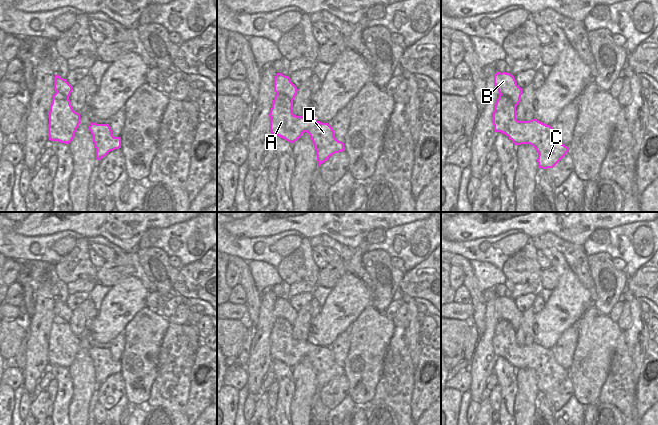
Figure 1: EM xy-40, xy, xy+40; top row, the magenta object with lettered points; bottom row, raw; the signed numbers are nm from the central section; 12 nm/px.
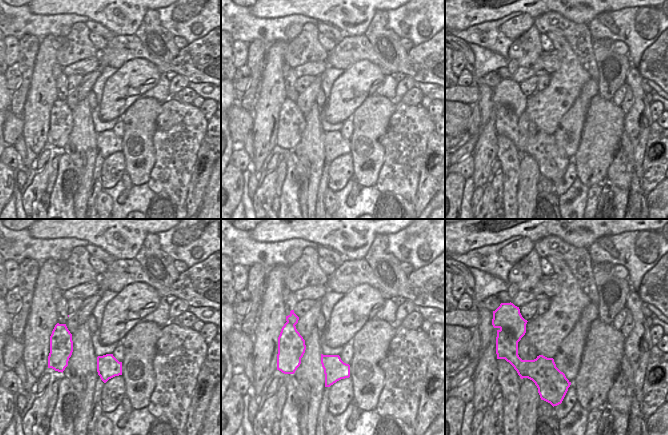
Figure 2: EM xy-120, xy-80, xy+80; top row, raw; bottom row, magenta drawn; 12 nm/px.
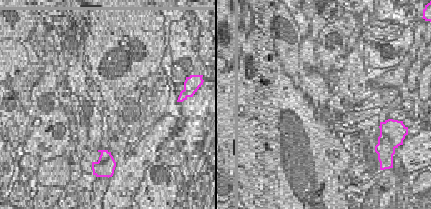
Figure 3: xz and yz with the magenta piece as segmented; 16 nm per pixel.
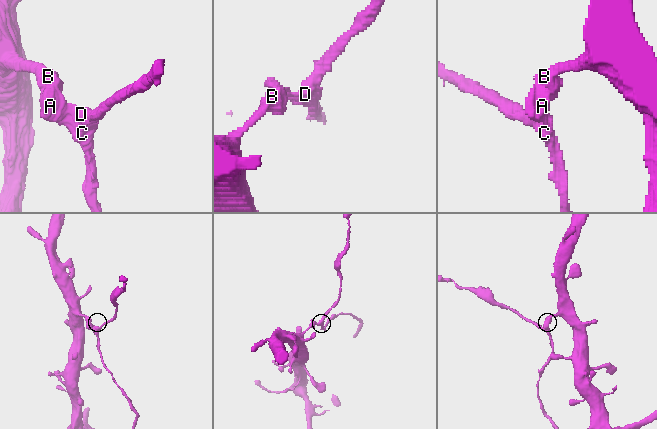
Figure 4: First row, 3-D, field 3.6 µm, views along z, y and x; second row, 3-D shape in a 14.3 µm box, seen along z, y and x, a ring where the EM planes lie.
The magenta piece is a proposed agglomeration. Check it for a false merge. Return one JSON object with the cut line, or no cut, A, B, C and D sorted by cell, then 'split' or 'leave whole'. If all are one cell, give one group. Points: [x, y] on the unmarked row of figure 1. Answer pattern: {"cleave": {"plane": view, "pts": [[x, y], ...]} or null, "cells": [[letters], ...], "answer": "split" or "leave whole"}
{"cleave": {"plane": "xy+40", "pts": [[500, 318], [504, 318], [515, 330]]}, "cells": [["A", "C", "D"], ["B"]], "answer": "split"}

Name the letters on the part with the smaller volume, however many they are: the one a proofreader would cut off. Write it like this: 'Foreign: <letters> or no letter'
Foreign: A, C, D

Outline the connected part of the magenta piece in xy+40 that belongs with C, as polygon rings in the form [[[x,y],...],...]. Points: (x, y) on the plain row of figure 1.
[[[499,319],[493,336],[495,356],[509,361],[515,369],[530,368],[538,377],[538,390],[553,392],[569,376],[569,371],[561,367],[550,349],[537,343],[518,345],[516,330],[505,319]]]

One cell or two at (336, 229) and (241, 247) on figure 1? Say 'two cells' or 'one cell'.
two cells

